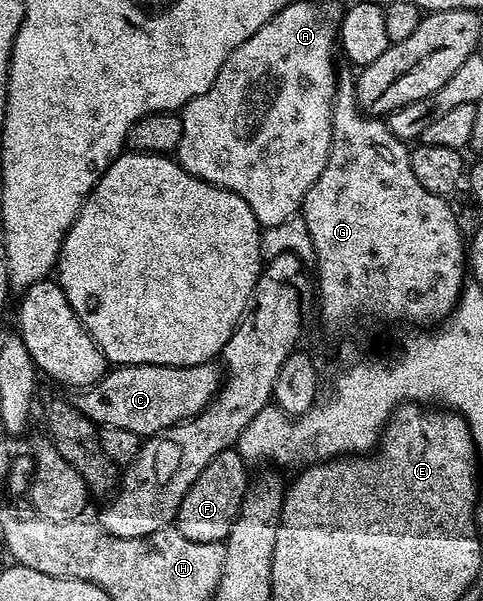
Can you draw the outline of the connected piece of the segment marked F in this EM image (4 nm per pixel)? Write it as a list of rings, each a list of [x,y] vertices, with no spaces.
[[[226,448],[205,470],[201,470],[201,478],[189,486],[185,498],[175,515],[174,527],[179,529],[189,542],[223,542],[241,510],[241,502],[247,493],[249,483],[249,465],[235,448]]]

